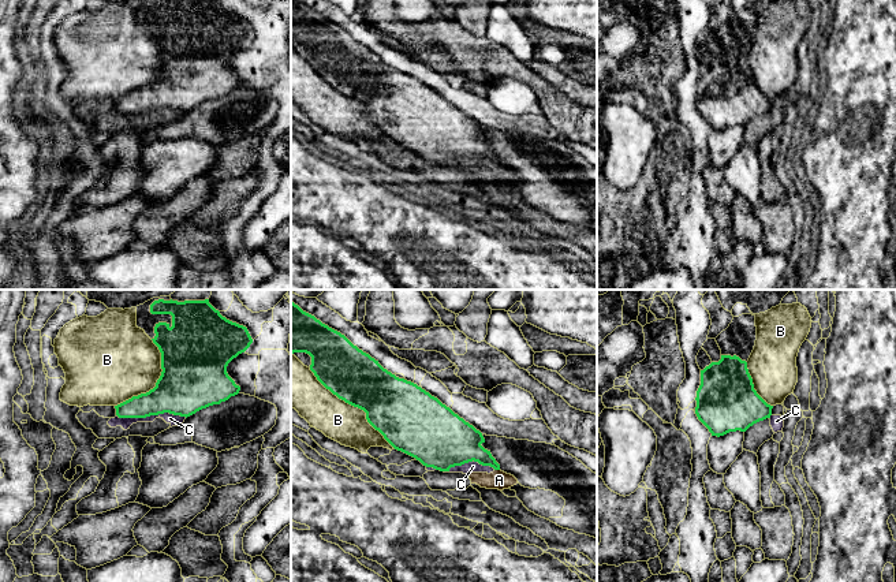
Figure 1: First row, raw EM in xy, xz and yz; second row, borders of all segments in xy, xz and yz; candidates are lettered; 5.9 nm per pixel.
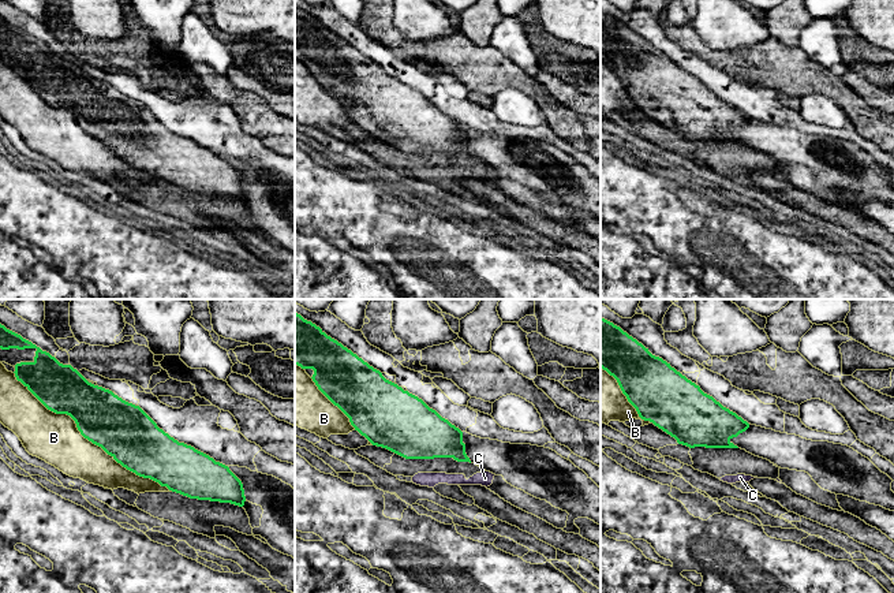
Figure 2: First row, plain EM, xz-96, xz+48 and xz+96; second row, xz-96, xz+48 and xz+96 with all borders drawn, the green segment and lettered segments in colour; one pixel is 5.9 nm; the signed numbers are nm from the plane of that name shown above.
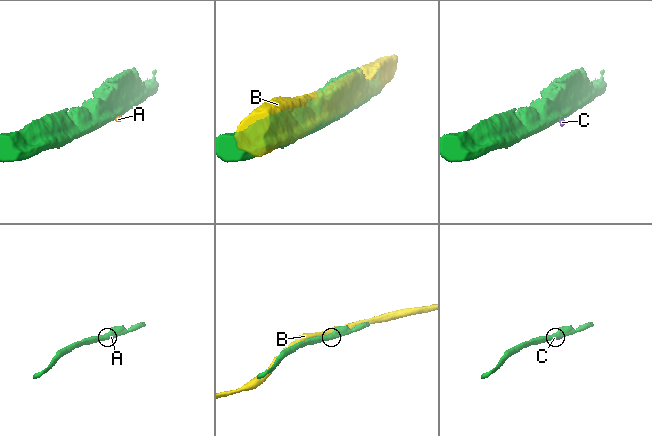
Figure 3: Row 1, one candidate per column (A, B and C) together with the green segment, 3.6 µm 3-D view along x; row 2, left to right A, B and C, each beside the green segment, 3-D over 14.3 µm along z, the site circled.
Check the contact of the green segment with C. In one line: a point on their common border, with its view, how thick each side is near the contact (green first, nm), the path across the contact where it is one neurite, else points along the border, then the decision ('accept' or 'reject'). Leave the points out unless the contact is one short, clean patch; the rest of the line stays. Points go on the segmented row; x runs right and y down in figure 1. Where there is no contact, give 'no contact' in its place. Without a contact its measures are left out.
meets green in xy at (152, 414); 320 nm thick on the green side, 60 nm on the other; border along xy (116, 414), (119, 417), (149, 417), (172, 413), (186, 417); reject

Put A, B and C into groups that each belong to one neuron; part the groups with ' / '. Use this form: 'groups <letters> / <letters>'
groups A C / B

